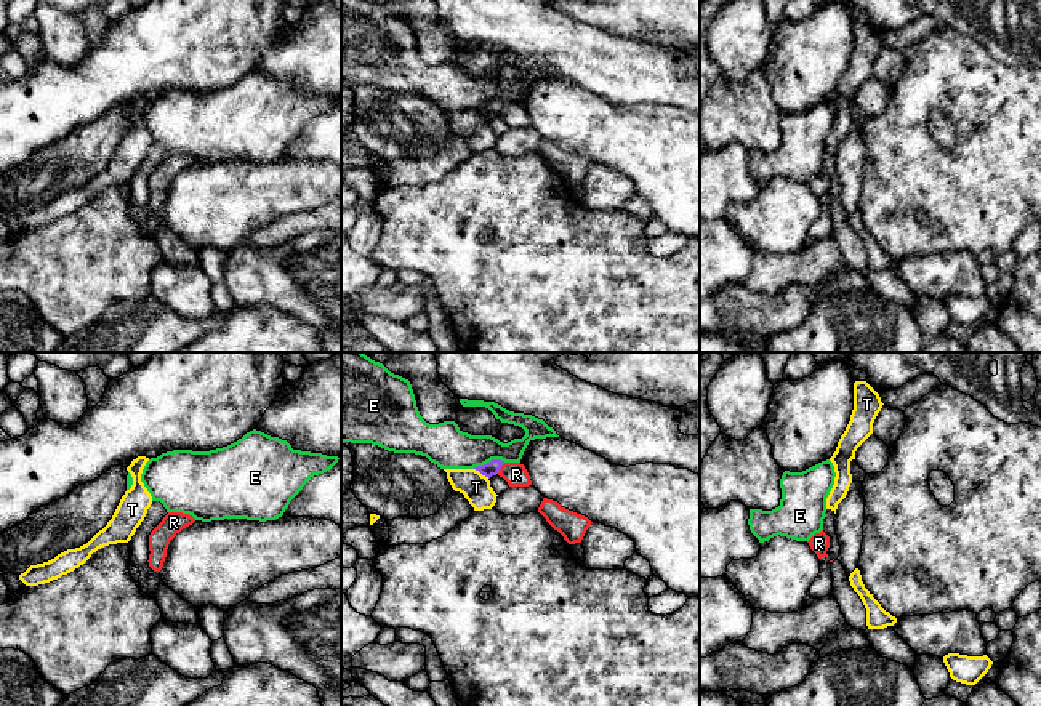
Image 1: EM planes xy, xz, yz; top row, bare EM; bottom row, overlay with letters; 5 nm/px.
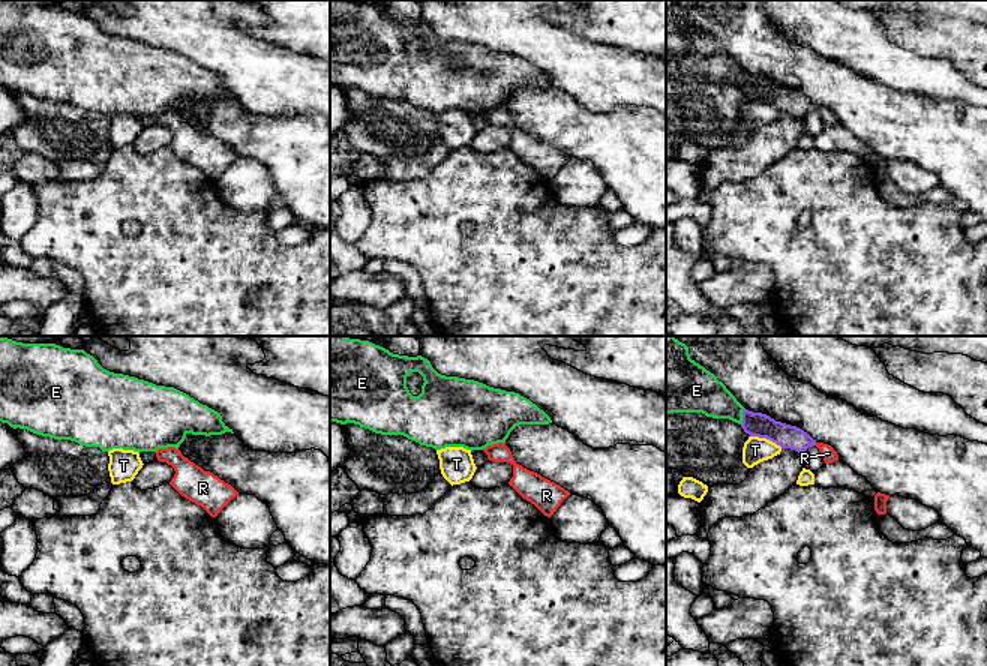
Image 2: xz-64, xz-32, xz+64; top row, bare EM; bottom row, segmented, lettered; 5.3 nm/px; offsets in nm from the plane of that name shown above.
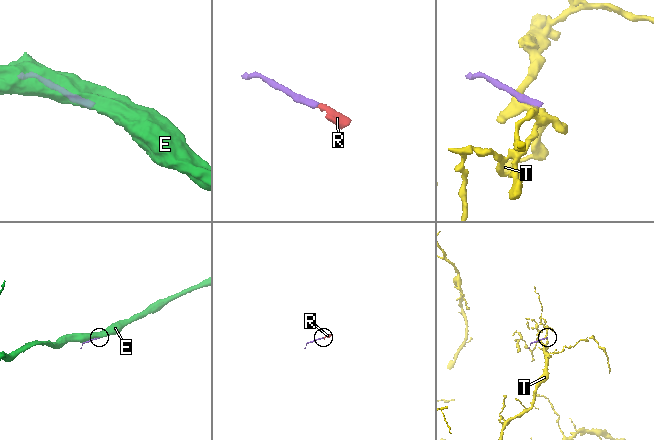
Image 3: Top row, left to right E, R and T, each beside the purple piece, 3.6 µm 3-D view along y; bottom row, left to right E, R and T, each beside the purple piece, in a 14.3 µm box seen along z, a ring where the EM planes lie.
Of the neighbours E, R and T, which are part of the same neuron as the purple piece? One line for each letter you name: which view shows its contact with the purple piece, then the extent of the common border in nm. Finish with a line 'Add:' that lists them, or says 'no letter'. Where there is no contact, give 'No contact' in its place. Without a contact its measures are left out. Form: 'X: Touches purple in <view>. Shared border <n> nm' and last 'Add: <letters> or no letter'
R: Touches purple in xz. Shared border 70 nm
Add: R

